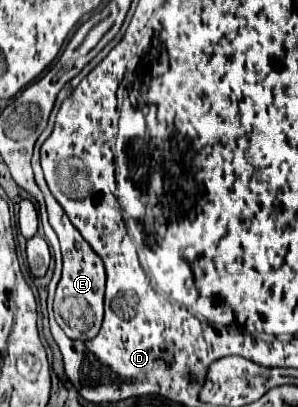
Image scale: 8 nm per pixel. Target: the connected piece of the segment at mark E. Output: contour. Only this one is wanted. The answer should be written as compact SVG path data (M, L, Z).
M48 129L42 133L42 137L38 139L36 147L34 147L34 157L32 157L32 169L34 169L34 179L38 183L38 187L44 193L44 201L46 201L46 211L48 211L48 221L52 225L52 229L56 231L58 239L60 239L60 247L62 247L62 257L64 257L64 269L62 269L62 279L58 283L56 289L56 297L54 297L54 315L58 325L62 327L62 331L70 337L70 339L92 339L98 335L100 325L102 325L102 301L105 296L106 273L102 259L98 259L98 255L94 255L92 247L84 241L84 237L80 235L80 231L74 231L74 225L70 223L68 215L64 213L64 209L60 207L60 203L52 197L46 181L44 181L44 173L40 167L40 145L42 141L48 137Z

